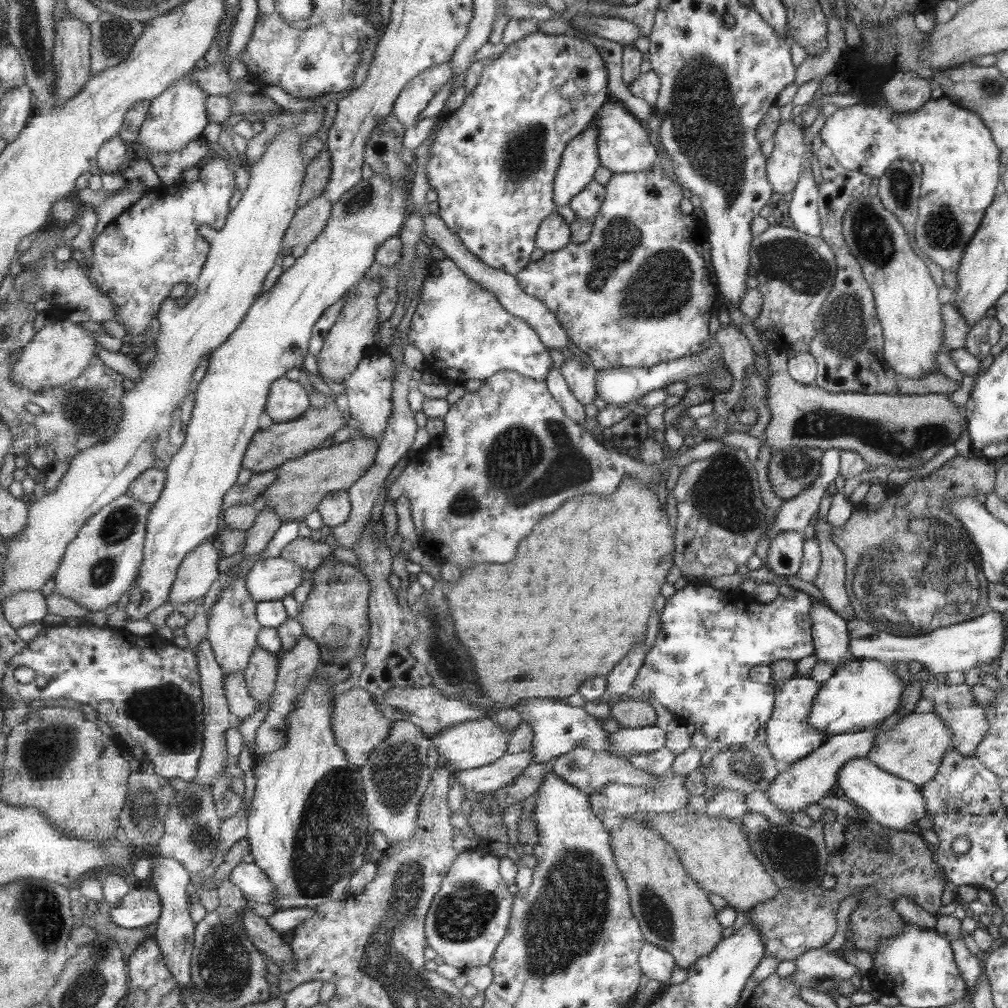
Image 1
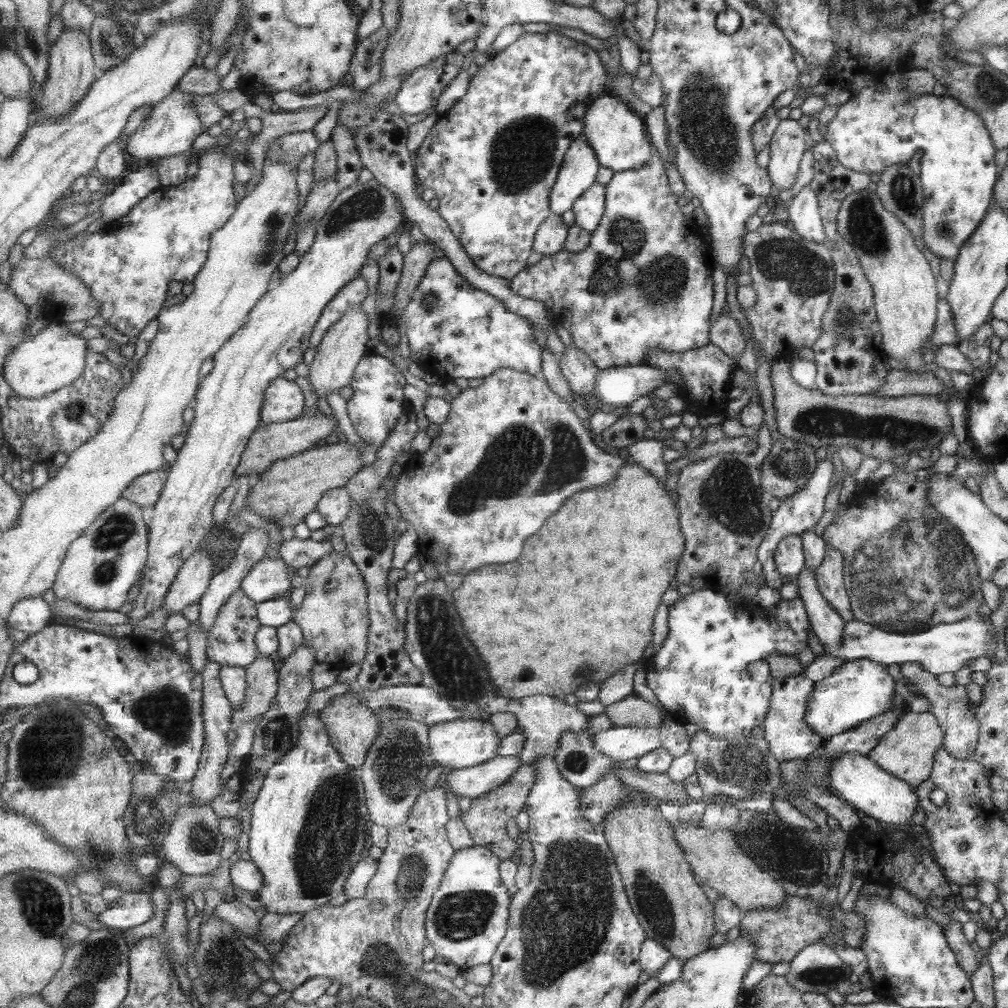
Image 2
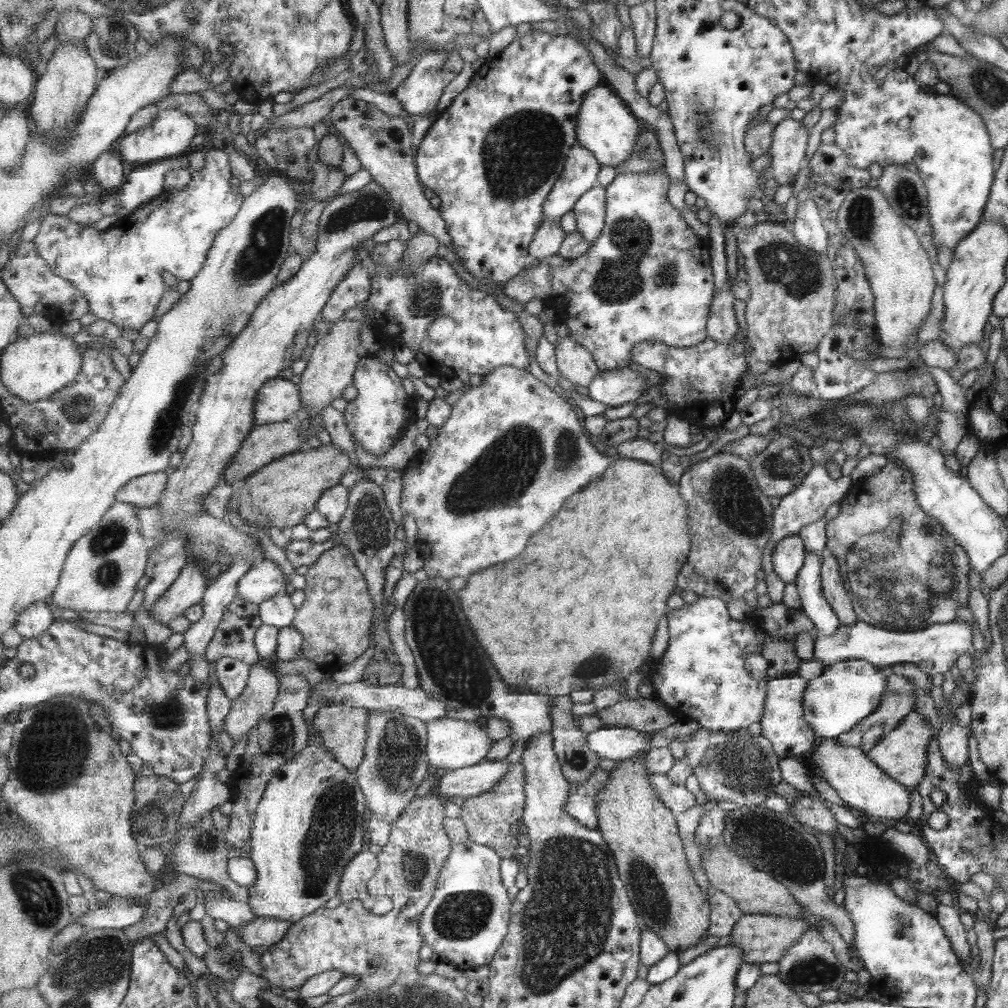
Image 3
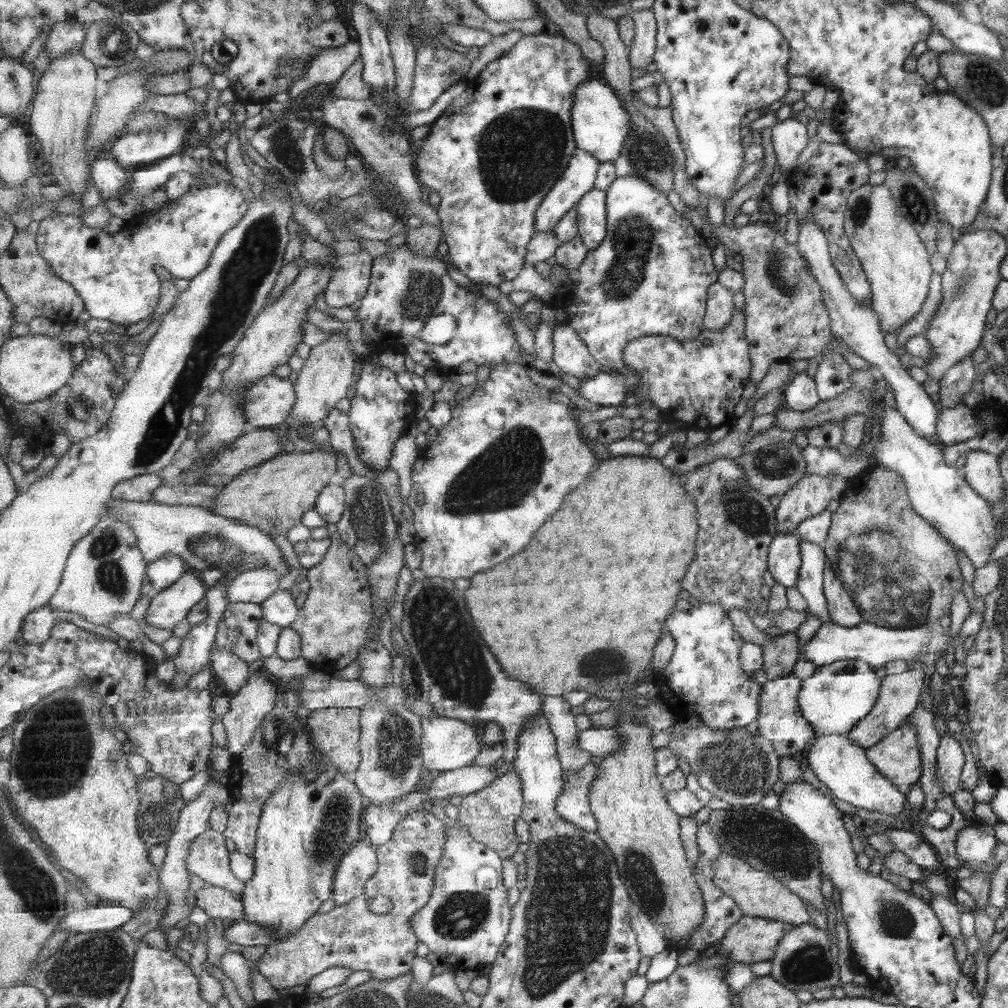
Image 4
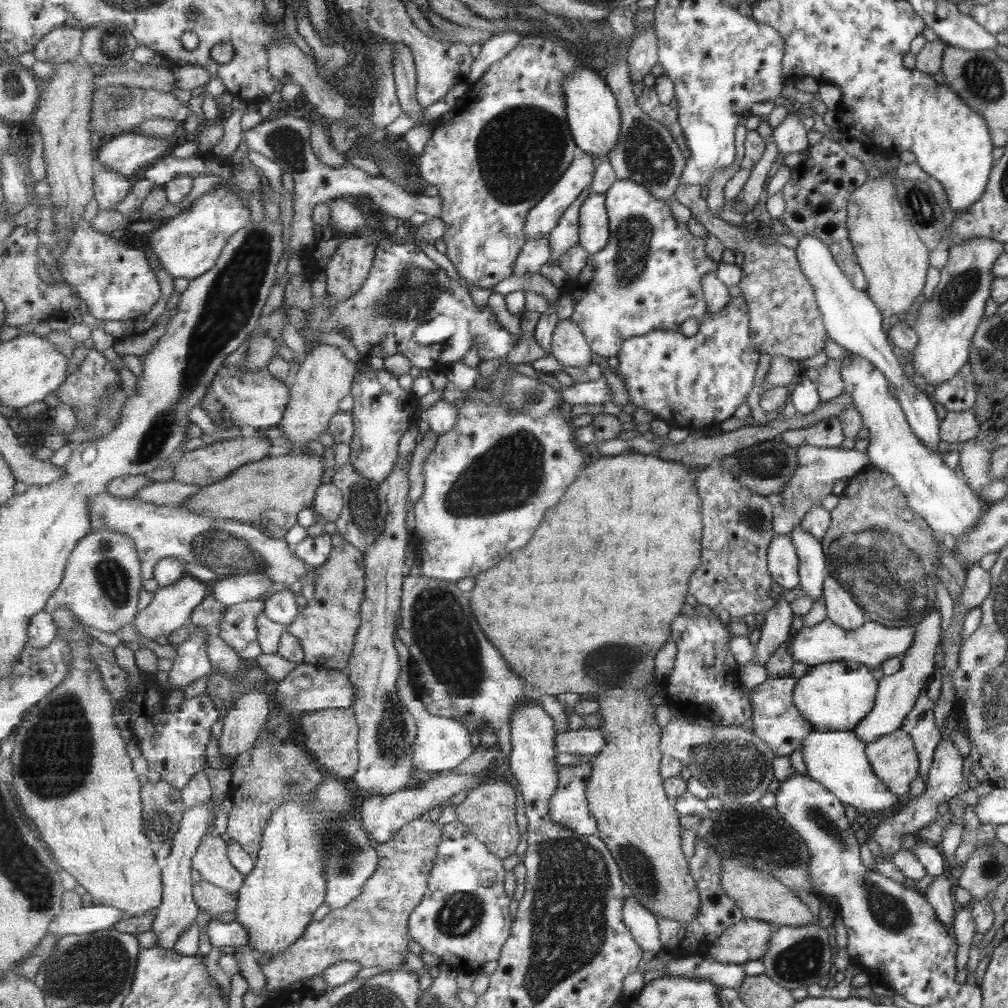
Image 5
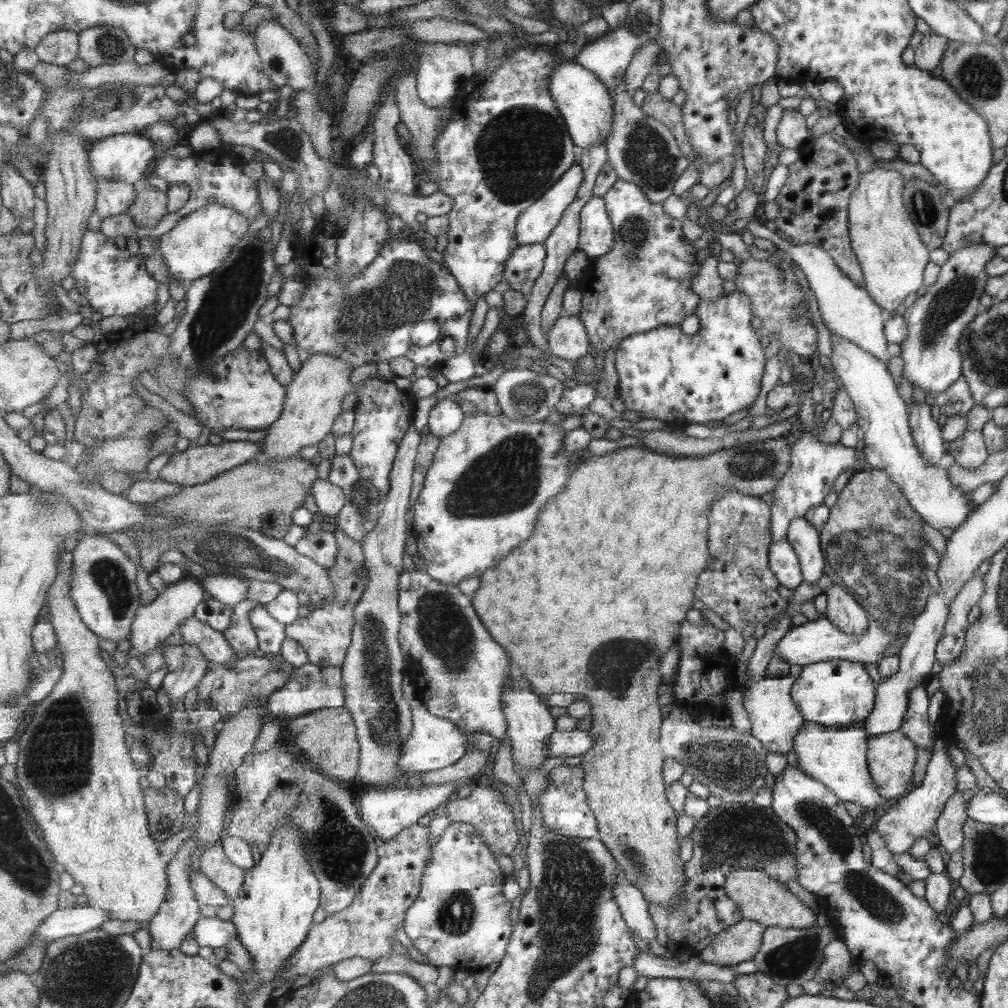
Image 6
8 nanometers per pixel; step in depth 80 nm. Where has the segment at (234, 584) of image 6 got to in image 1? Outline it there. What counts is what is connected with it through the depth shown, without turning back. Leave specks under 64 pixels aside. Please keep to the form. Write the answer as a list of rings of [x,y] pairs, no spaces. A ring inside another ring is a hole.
[[[283,556],[258,560],[247,575],[248,589],[257,603],[281,601],[303,582],[303,571]]]

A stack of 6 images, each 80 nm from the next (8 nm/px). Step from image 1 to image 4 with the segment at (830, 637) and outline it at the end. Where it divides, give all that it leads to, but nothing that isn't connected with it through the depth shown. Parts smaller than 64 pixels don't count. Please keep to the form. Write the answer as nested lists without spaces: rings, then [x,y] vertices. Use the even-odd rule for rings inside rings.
[[[800,540],[799,578],[795,587],[807,604],[806,611],[822,623],[829,621],[822,593],[822,572],[825,567],[826,558],[822,548],[807,540]]]

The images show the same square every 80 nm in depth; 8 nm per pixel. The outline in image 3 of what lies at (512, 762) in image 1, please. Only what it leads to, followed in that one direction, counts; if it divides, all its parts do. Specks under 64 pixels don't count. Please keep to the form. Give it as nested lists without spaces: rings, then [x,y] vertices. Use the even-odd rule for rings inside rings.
[[[483,760],[473,766],[446,771],[436,783],[434,791],[445,799],[453,796],[463,799],[476,797],[497,787],[510,766],[508,760]]]

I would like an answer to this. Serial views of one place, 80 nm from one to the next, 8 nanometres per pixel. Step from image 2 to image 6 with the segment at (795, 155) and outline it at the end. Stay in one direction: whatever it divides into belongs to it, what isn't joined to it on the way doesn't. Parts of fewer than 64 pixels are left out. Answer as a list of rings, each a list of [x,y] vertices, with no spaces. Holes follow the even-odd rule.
[[[783,109],[781,120],[775,130],[776,142],[782,148],[793,148],[807,142],[809,132],[805,128],[805,118],[793,109]]]

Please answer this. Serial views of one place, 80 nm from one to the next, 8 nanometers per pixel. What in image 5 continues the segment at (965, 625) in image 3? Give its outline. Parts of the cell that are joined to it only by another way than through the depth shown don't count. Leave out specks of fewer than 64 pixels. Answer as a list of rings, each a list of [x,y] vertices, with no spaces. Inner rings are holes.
[[[826,619],[809,628],[802,626],[793,633],[788,638],[788,651],[793,662],[807,666],[852,660],[875,669],[884,660],[903,656],[913,644],[913,638],[914,627],[889,628],[873,621],[865,621],[857,630],[849,631]]]

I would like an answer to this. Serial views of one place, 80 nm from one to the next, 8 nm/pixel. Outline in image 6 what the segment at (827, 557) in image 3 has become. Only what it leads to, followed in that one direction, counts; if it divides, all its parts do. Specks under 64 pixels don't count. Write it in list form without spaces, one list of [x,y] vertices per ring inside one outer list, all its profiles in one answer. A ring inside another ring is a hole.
[[[833,582],[823,593],[827,595],[824,618],[831,621],[841,632],[853,636],[866,633],[868,618],[864,608],[857,604],[853,596],[845,592],[838,582]]]

